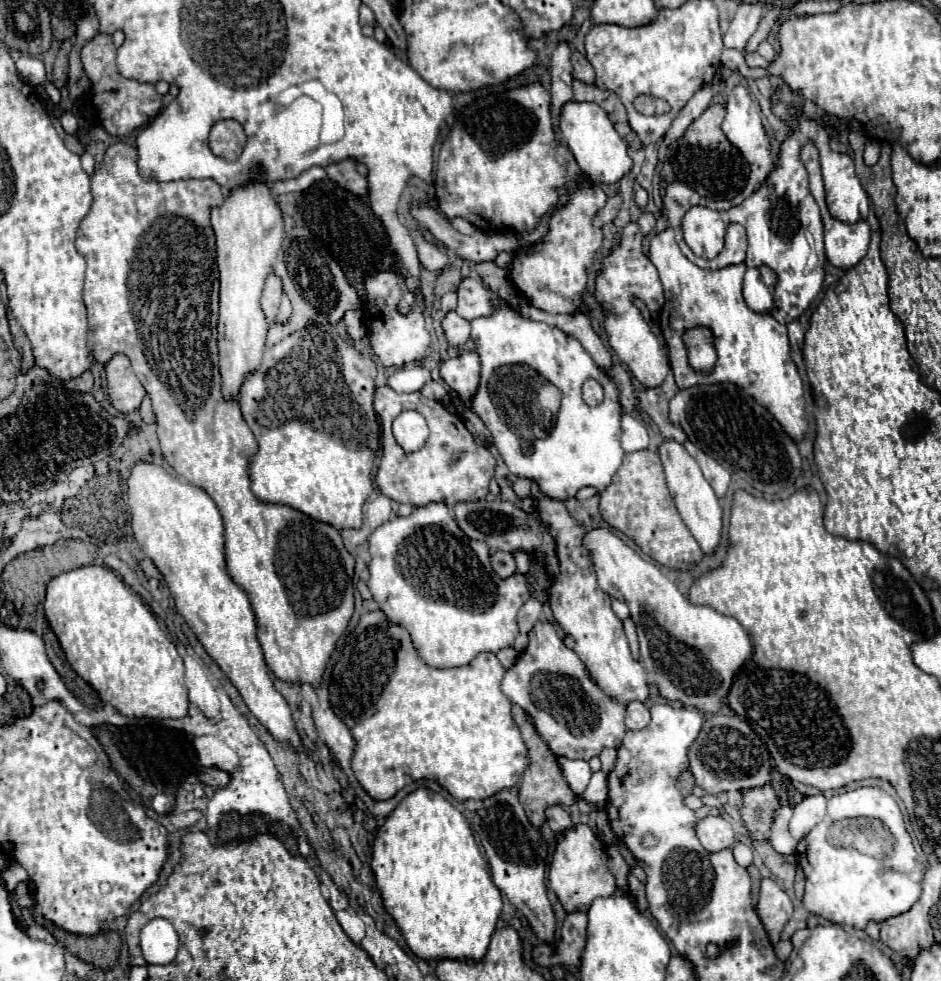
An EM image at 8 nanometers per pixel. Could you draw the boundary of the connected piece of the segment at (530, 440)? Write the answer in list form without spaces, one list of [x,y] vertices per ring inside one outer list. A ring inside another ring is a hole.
[[[493,298],[491,304],[491,316],[481,316],[471,322],[471,338],[481,356],[481,382],[471,398],[469,410],[489,428],[493,444],[507,468],[515,476],[535,480],[545,496],[565,500],[585,486],[603,492],[611,484],[625,454],[619,446],[621,406],[613,380],[597,368],[577,338],[557,326],[523,318],[509,304],[501,302],[501,298]],[[511,364],[523,364],[523,368],[539,372],[561,390],[561,408],[553,426],[503,426],[503,368],[511,368]],[[587,378],[595,378],[605,390],[605,400],[593,408],[581,396],[581,386]]]

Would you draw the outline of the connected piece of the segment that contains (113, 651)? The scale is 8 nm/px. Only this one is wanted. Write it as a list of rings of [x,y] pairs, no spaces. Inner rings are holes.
[[[83,566],[55,576],[47,586],[45,616],[71,668],[91,684],[103,702],[127,718],[183,718],[189,698],[185,666],[155,616],[113,570]]]

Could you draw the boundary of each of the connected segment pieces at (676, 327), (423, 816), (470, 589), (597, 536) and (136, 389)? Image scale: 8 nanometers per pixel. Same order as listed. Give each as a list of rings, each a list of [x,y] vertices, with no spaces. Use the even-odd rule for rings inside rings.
[[[671,228],[653,236],[649,260],[655,264],[665,292],[659,326],[669,350],[671,370],[675,374],[677,386],[691,388],[695,384],[733,382],[743,392],[753,396],[761,406],[765,406],[793,440],[801,440],[807,432],[805,398],[797,366],[789,356],[787,328],[771,314],[757,314],[747,308],[741,294],[741,282],[747,266],[733,264],[719,270],[699,268],[683,256]],[[697,326],[703,326],[713,334],[717,362],[709,374],[693,370],[687,358],[681,356],[681,352],[687,352],[683,332]]]
[[[419,788],[401,800],[377,832],[371,868],[375,872],[375,882],[383,896],[385,910],[393,916],[409,948],[419,958],[481,960],[485,956],[489,938],[501,914],[501,892],[485,868],[485,858],[467,820],[441,794],[431,794],[429,790]]]
[[[427,504],[415,508],[411,516],[395,516],[381,524],[369,538],[369,580],[367,586],[373,600],[379,604],[383,614],[403,626],[419,652],[419,658],[431,668],[455,668],[469,664],[481,652],[499,652],[501,648],[513,646],[517,628],[517,612],[531,598],[525,576],[513,574],[499,578],[489,562],[489,546],[471,540],[447,514],[445,504]]]
[[[609,528],[585,532],[583,548],[591,556],[599,586],[609,596],[627,602],[631,618],[637,624],[643,666],[653,672],[659,694],[669,700],[679,700],[685,706],[719,712],[727,704],[727,692],[735,672],[753,652],[743,626],[709,606],[691,604],[653,562],[643,560]]]
[[[115,354],[107,362],[105,372],[107,372],[107,386],[109,386],[109,396],[113,406],[123,414],[129,414],[133,412],[133,408],[139,408],[145,396],[145,388],[137,380],[127,356]]]

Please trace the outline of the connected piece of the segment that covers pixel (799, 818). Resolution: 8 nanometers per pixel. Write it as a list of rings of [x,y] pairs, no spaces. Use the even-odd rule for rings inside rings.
[[[811,794],[811,796],[805,796],[797,806],[795,806],[795,812],[791,816],[791,822],[789,822],[789,832],[791,836],[799,842],[801,838],[805,838],[811,828],[815,824],[819,824],[825,816],[825,806],[827,806],[827,798],[823,794]]]

